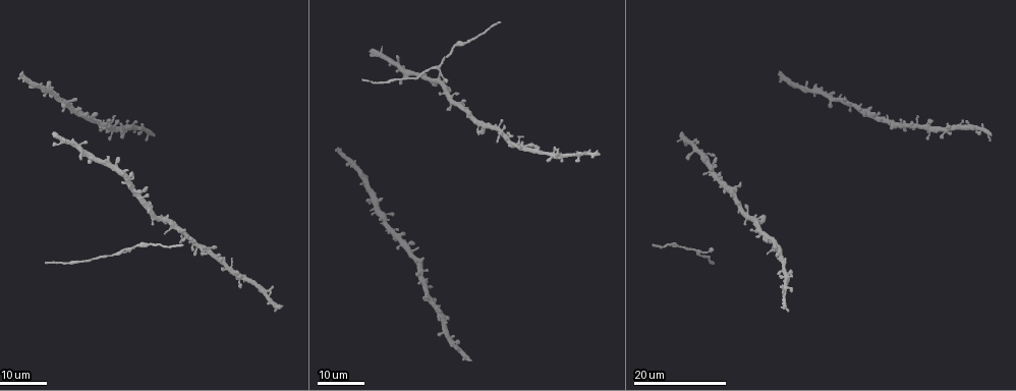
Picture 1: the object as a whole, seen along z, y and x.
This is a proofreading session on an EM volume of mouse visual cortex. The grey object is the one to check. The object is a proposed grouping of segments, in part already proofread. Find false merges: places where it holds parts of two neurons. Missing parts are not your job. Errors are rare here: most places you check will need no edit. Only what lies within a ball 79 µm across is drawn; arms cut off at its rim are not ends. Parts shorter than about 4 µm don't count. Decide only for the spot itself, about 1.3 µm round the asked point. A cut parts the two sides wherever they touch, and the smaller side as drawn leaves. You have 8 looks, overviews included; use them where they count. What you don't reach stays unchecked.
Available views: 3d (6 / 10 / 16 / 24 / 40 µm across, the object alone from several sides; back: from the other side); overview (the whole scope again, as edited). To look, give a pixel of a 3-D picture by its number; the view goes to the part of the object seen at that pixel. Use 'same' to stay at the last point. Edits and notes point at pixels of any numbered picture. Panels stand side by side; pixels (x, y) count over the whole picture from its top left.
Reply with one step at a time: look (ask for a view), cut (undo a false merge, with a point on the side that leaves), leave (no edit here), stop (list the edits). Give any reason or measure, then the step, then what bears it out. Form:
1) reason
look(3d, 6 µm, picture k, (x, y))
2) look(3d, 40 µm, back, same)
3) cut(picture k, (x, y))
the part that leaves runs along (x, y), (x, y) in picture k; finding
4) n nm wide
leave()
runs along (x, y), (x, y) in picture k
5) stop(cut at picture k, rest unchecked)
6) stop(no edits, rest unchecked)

calibre changes
look(3d, 16 µm, picture 1, (457, 46))

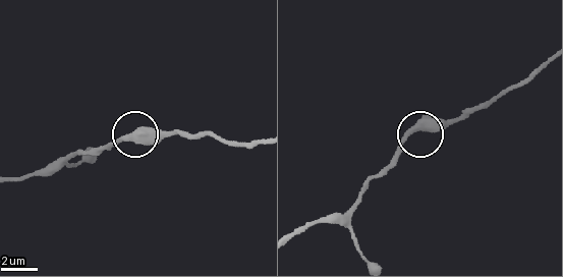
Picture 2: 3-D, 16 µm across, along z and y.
look(3d, 6 µm, picture 2, (127, 138))

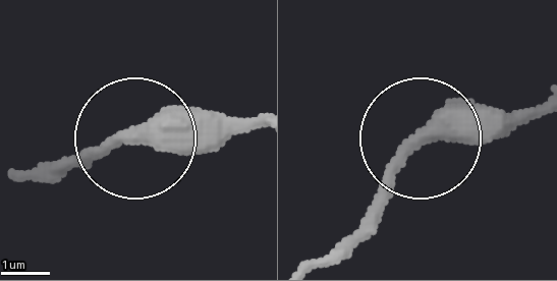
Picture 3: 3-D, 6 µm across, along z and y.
leave()
all the same neuron

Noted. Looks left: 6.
three-way junction
look(3d, 16 µm, picture 1, (698, 251))

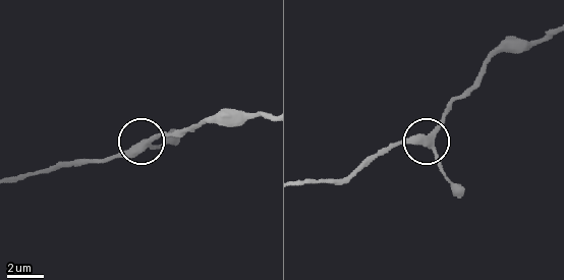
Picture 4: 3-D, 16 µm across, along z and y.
look(3d, 6 µm, picture 4, (143, 142))

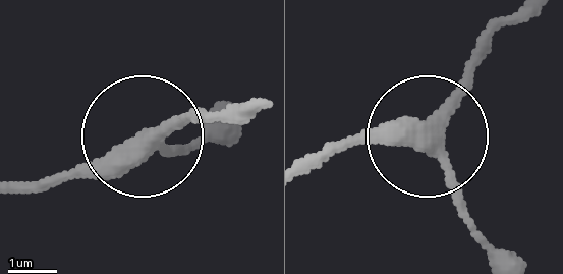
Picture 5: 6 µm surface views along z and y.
side arm 18 µm
leave()
all the same neuron

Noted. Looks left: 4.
three-way junction
look(3d, 24 µm, picture 1, (154, 218))

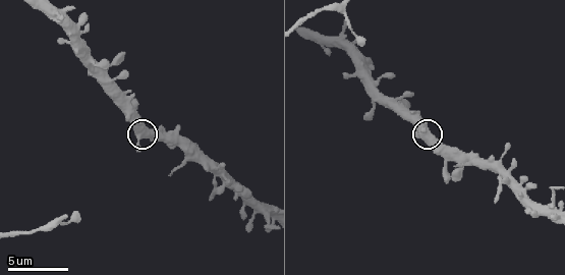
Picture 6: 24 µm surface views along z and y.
closer look
look(3d, 10 µm, picture 6, (424, 134))

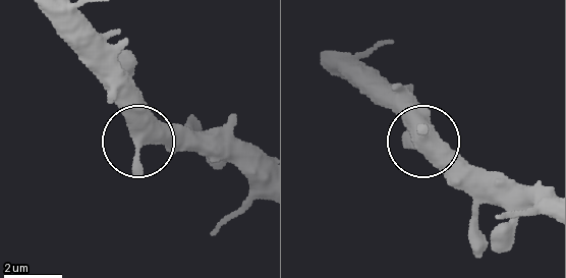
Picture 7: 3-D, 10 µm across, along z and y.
390 nm wide
leave()
one neuron here

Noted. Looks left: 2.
thick turns thin
look(3d, 16 µm, picture 1, (77, 263))

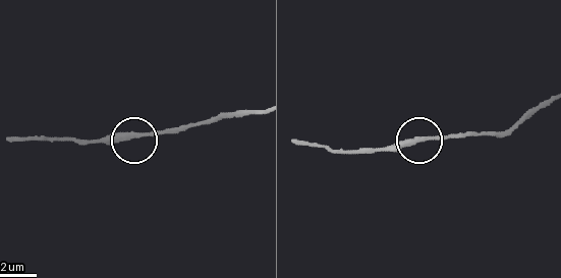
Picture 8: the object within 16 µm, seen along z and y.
look(3d, 6 µm, picture 8, (419, 139))

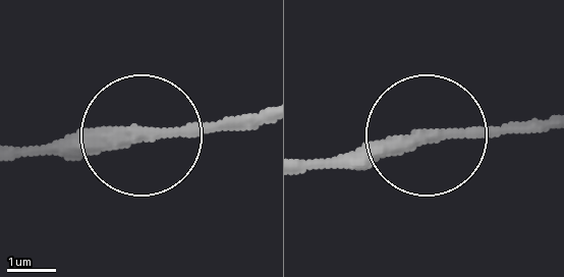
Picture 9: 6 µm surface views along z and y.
leave()
continuous, no second neuron

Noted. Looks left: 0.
stop(no edits, rest unchecked)

